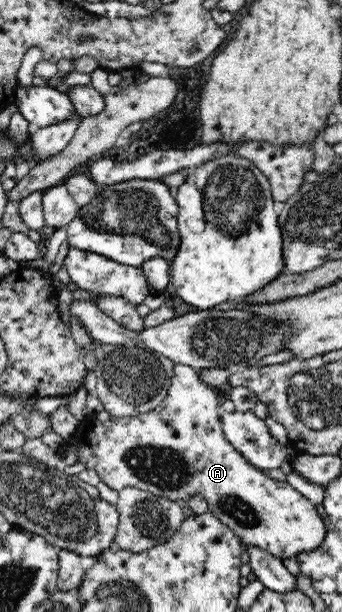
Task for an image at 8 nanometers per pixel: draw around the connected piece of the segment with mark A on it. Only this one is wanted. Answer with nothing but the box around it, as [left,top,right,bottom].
[61,364,324,557]

